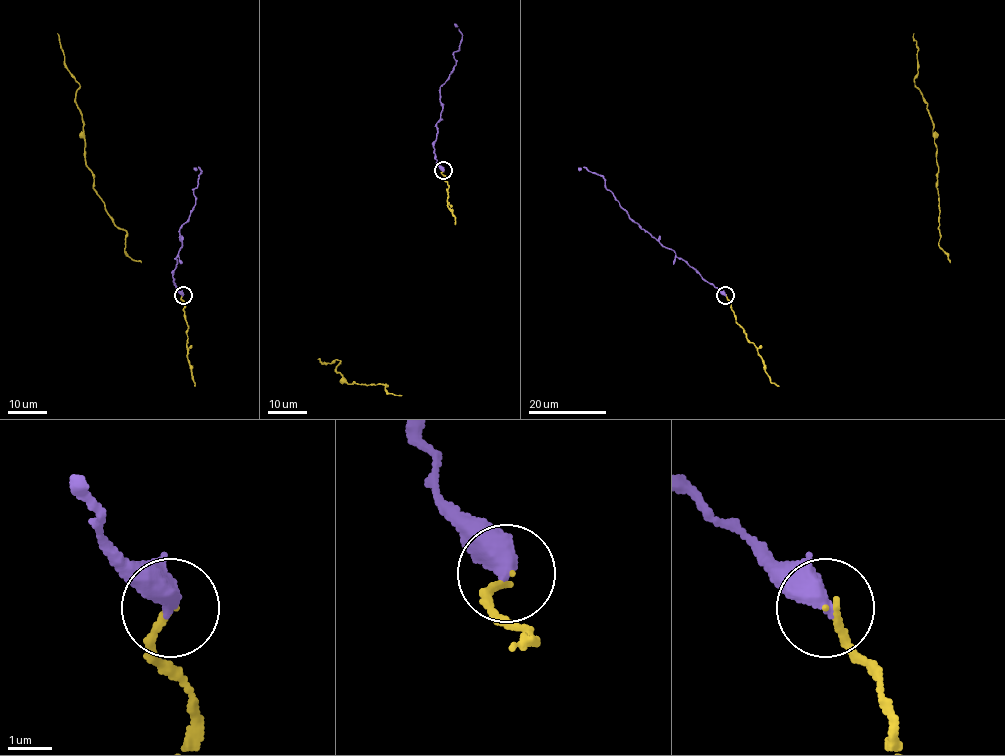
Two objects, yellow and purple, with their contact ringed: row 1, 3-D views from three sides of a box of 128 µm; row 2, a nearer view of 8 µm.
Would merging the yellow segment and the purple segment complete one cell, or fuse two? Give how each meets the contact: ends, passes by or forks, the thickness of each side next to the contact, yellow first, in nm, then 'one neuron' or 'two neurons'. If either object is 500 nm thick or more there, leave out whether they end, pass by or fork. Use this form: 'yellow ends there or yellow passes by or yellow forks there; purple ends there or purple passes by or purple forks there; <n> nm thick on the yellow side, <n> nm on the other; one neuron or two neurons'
140 nm thick on the yellow side, 500 nm on the other; one neuron

